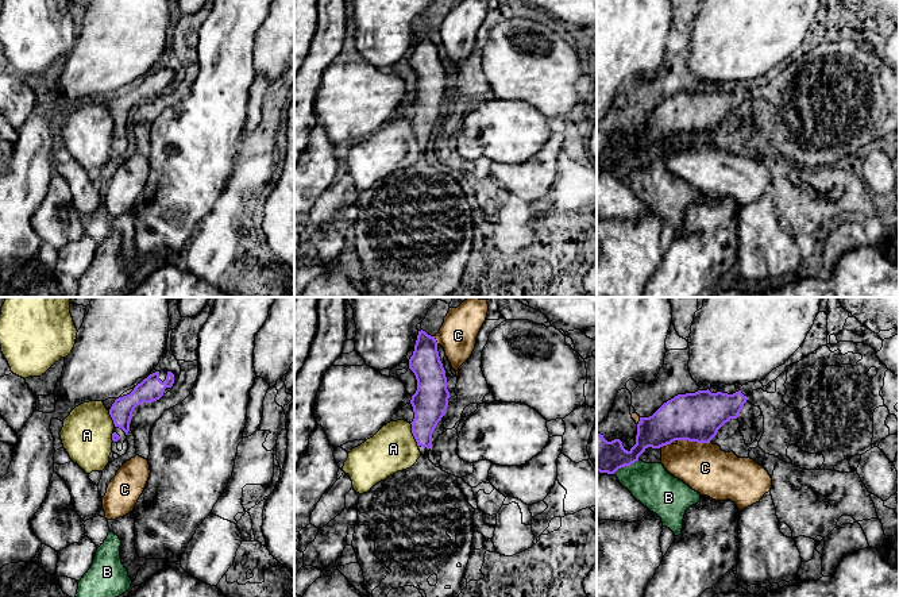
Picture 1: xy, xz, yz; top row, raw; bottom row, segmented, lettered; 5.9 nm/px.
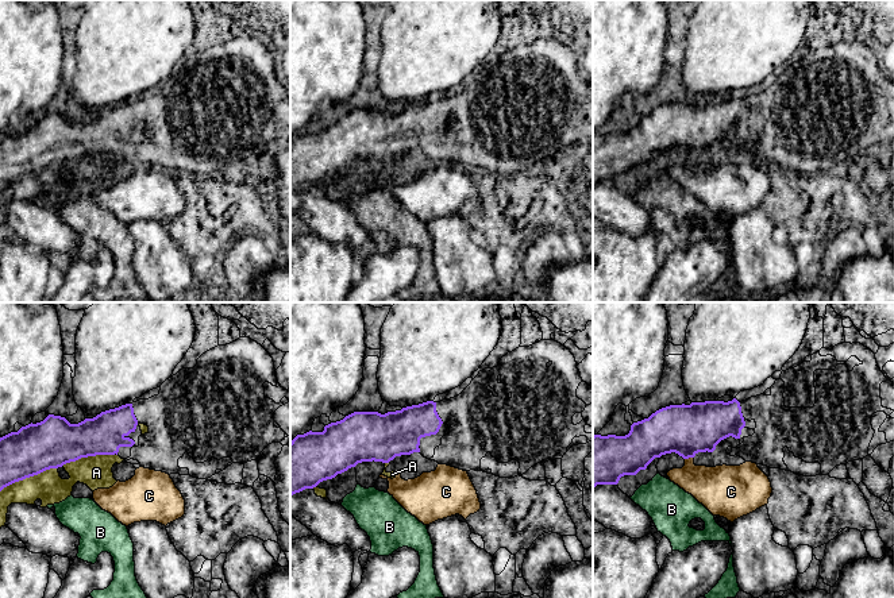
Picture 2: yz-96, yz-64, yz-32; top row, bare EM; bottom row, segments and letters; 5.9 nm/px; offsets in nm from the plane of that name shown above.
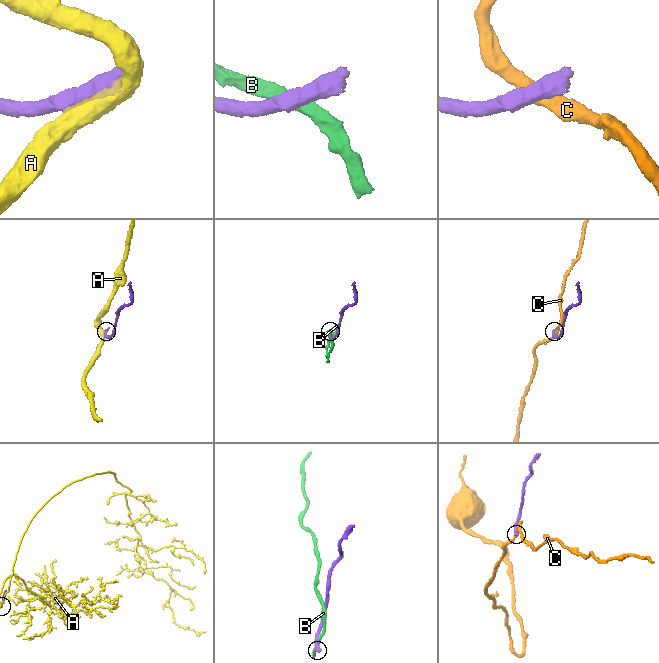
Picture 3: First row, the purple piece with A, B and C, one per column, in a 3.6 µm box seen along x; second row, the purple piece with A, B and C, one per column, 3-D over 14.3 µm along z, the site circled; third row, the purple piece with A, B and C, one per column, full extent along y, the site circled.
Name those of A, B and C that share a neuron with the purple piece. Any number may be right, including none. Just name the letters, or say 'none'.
none

